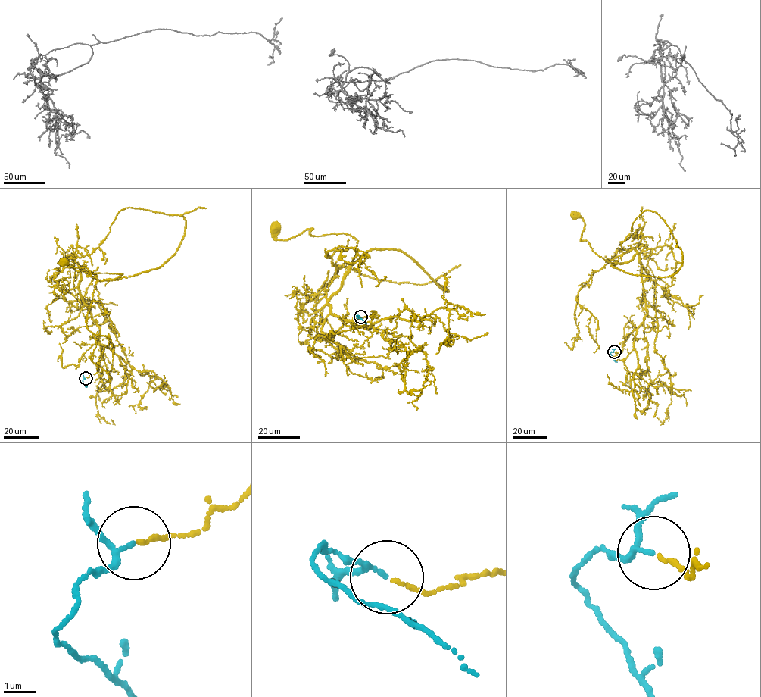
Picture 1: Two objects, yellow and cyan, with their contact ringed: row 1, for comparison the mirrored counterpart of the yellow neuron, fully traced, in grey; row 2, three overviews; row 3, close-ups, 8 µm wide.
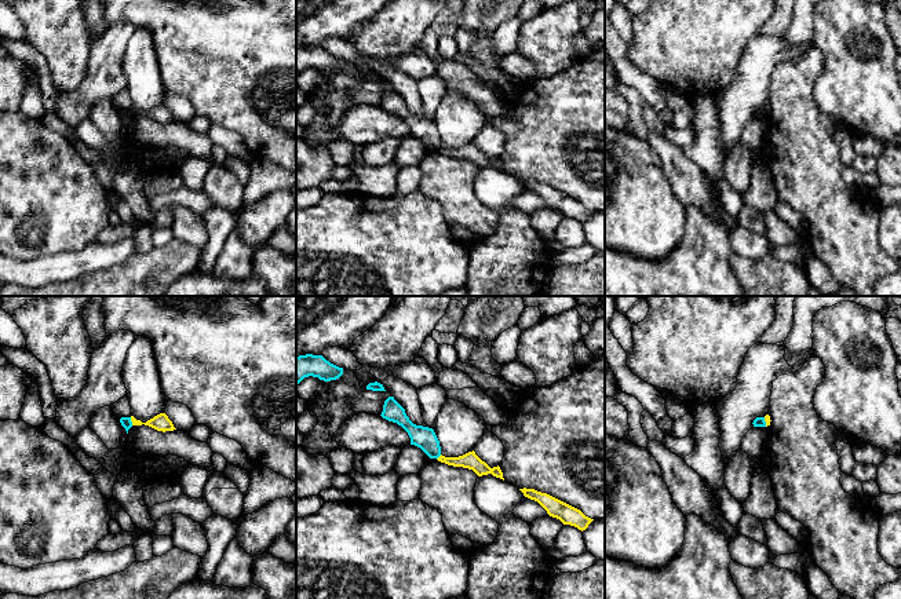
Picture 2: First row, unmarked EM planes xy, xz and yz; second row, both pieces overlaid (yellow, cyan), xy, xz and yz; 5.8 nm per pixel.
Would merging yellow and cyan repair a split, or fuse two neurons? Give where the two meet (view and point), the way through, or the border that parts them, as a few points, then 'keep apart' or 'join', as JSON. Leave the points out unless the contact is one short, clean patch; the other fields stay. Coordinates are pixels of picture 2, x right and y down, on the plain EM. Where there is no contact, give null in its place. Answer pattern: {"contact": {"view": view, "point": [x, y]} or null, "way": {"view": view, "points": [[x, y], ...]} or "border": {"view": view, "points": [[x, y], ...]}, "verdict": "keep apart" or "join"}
{"contact": {"view": "xy", "point": [131, 112]}, "border": {"view": "xy", "points": [[130, 109], [132, 116]]}, "verdict": "keep apart"}

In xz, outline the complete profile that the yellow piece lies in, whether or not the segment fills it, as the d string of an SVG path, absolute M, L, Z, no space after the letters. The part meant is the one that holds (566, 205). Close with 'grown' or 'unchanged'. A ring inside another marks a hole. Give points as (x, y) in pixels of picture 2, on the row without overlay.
M519 180L525 189L537 193L550 208L559 211L563 216L570 216L579 222L586 222L594 212L586 208L580 201L535 180Z | unchanged

